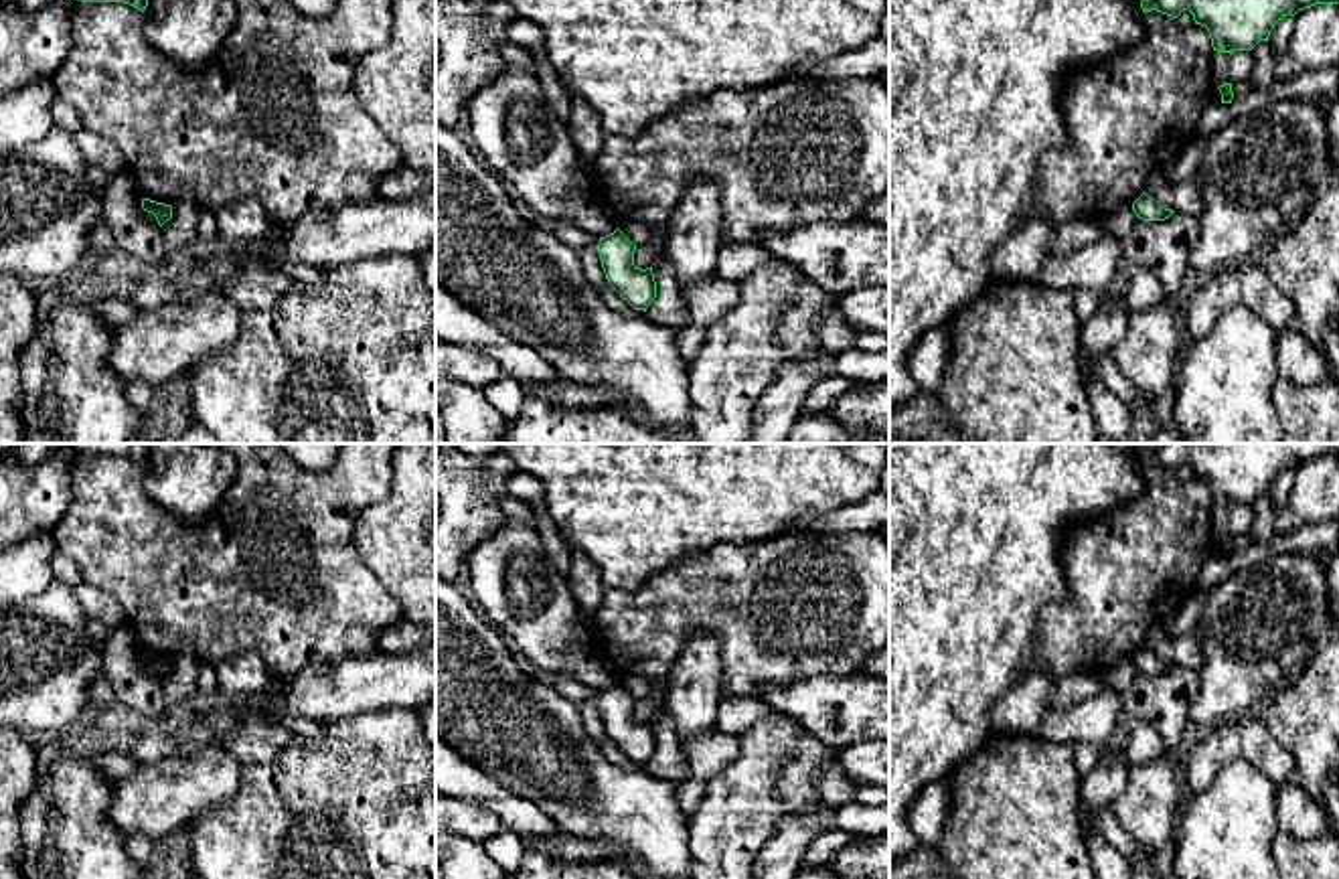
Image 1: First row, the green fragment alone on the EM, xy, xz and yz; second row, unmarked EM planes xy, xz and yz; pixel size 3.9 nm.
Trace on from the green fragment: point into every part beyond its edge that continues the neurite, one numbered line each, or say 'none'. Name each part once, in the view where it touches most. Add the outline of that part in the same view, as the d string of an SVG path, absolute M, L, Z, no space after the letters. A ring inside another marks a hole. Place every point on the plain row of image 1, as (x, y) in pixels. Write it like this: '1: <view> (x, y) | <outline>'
none

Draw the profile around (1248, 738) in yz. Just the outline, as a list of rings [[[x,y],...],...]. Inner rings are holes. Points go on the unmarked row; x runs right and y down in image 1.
[[[1262,717],[1203,729],[1199,741],[1185,753],[1183,768],[1193,794],[1207,790],[1219,772],[1236,760],[1246,760],[1276,784],[1292,780],[1294,762],[1272,737]]]

